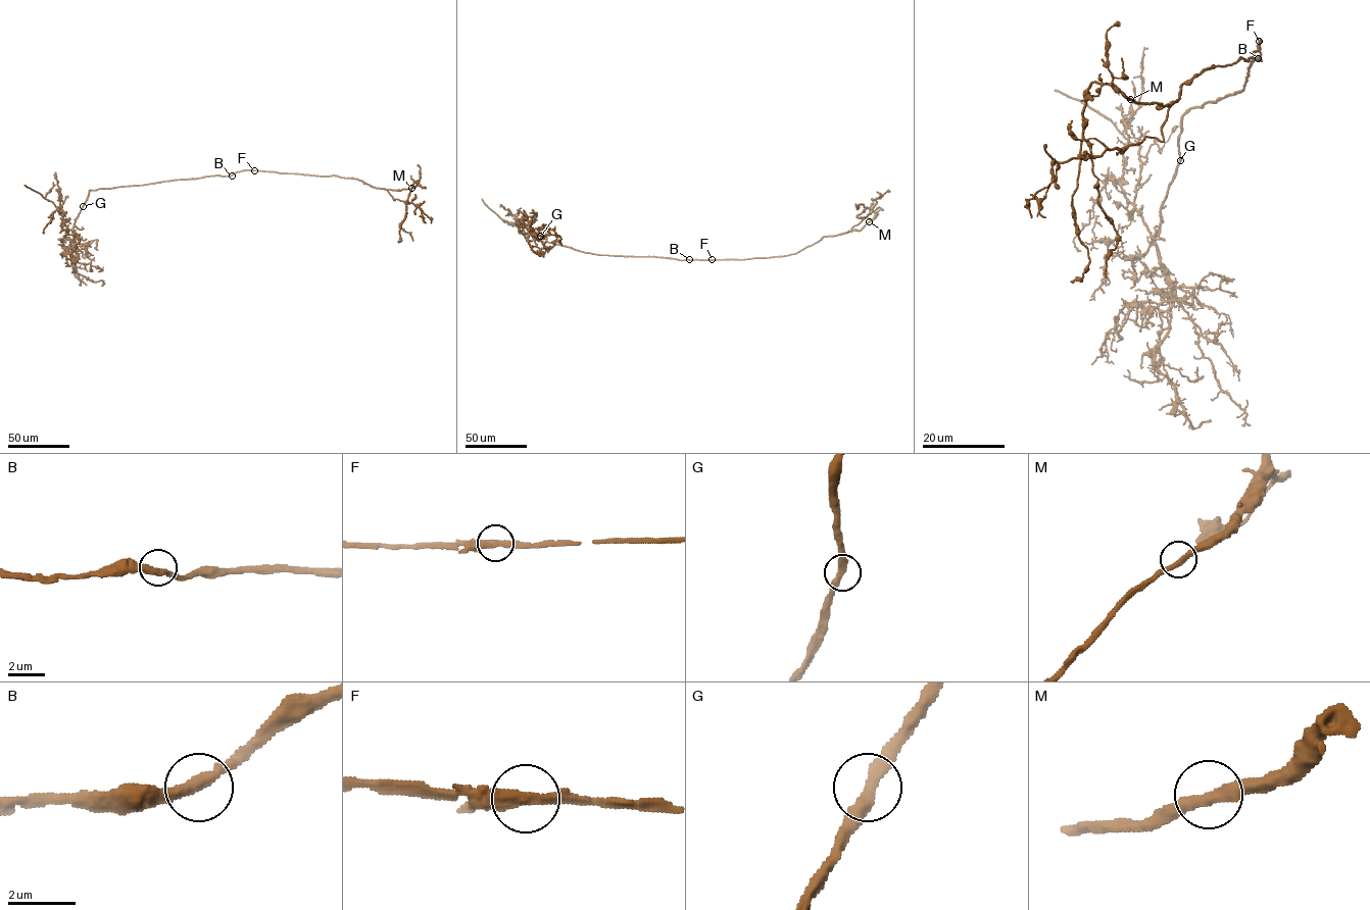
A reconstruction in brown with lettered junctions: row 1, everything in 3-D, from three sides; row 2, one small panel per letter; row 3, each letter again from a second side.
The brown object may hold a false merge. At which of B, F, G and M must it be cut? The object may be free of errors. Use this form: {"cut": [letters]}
{"cut": []}

